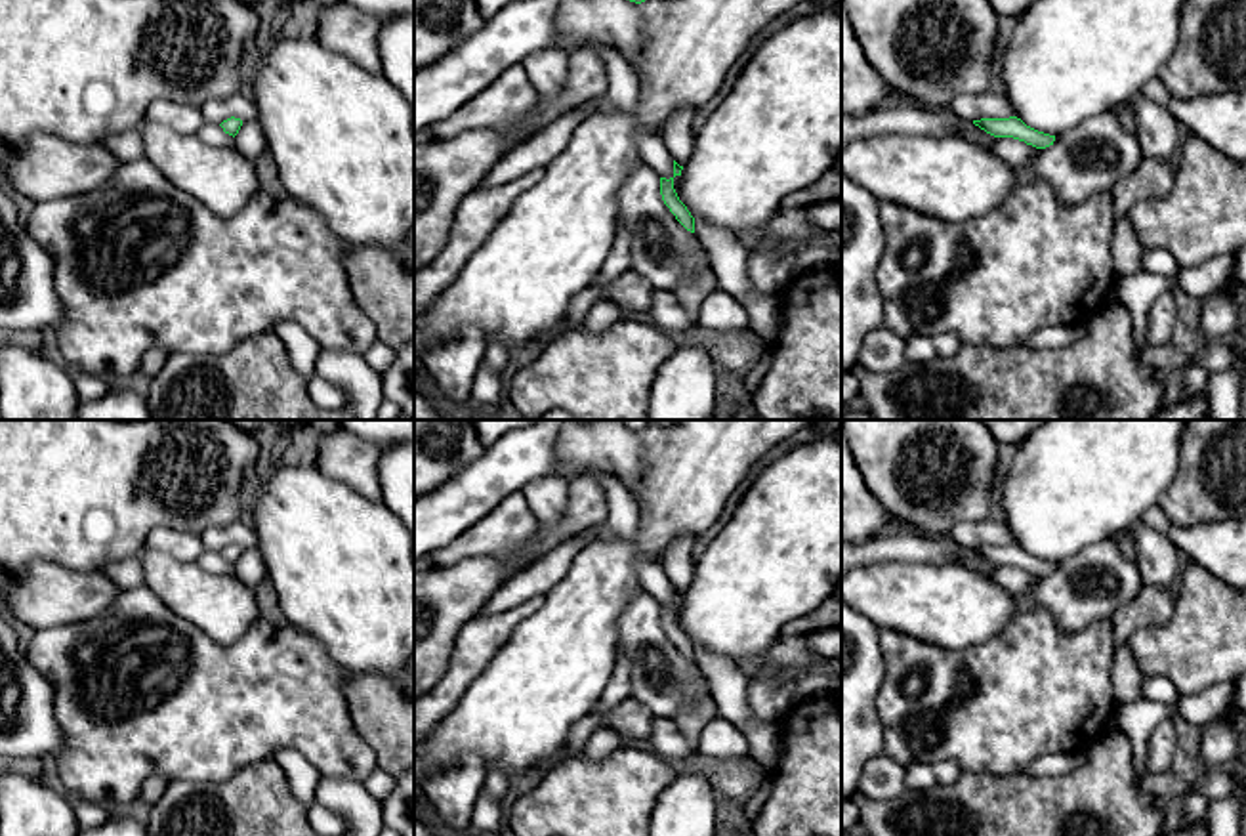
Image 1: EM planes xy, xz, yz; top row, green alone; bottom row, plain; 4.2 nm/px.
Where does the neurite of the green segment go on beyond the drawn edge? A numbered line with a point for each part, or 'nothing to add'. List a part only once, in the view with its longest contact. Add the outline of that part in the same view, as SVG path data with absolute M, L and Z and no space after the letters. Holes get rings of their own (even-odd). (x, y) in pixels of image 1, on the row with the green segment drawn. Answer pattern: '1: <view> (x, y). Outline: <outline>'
nothing to add

